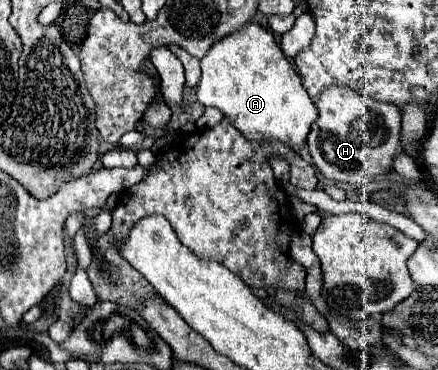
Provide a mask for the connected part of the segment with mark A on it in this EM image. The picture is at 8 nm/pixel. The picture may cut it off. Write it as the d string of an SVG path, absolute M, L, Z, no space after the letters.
M254 22L224 36L206 52L202 58L198 100L206 108L220 108L248 138L280 140L290 148L300 148L306 142L308 130L318 118L314 102L304 90L294 66L274 40L274 34Z

